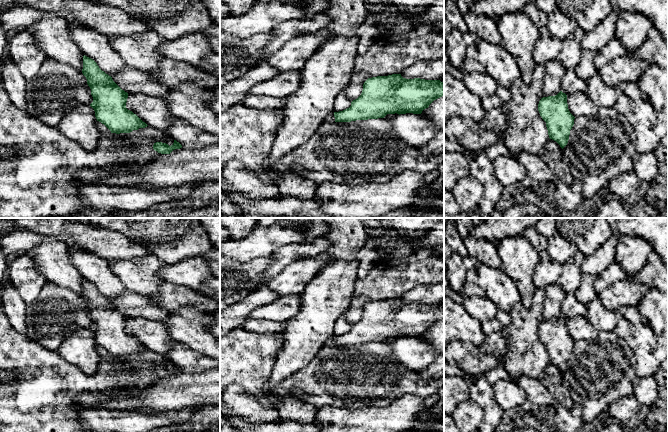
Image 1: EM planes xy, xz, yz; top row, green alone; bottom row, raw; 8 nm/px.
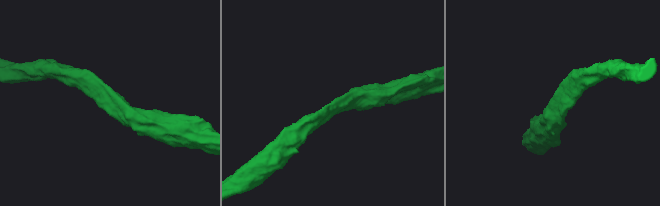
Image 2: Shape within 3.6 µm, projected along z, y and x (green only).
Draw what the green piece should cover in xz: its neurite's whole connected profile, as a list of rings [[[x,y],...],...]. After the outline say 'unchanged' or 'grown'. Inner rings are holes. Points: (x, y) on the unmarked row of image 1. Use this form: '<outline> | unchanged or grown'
[[[401,298],[368,302],[361,319],[343,335],[334,336],[335,346],[384,342],[387,338],[421,338],[436,323],[444,320],[444,306],[420,302],[406,303]]] | unchanged

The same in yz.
[[[560,315],[555,320],[541,322],[538,335],[546,346],[549,362],[563,373],[568,367],[575,343],[568,333],[567,319]]] | unchanged

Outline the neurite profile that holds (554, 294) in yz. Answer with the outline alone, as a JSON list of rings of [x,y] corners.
[[[550,284],[545,288],[544,308],[542,311],[541,322],[555,320],[561,315],[562,303],[565,300],[567,292],[560,284]]]

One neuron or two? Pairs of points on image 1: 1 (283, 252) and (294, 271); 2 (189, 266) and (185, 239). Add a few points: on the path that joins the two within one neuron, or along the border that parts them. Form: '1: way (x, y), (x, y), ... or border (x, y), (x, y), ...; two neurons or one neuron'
1: border (312, 256), (292, 261), (271, 278); two neurons
2: border (201, 256), (185, 257), (173, 263), (165, 264); two neurons

